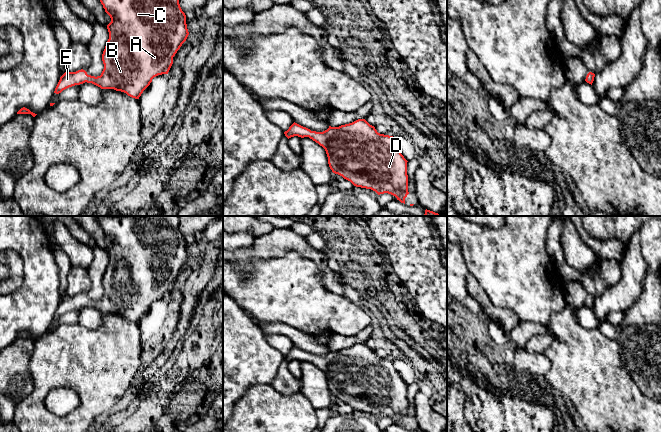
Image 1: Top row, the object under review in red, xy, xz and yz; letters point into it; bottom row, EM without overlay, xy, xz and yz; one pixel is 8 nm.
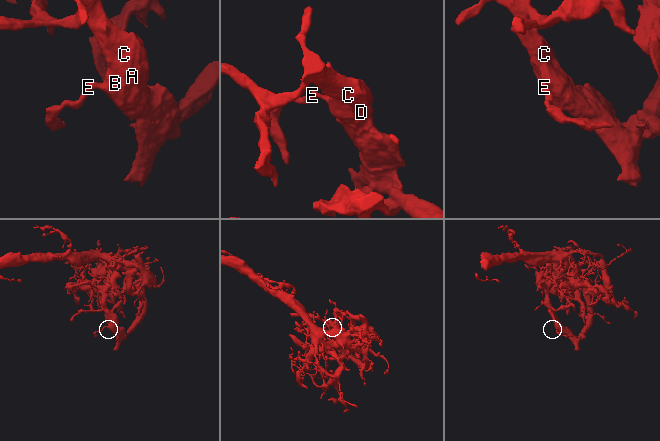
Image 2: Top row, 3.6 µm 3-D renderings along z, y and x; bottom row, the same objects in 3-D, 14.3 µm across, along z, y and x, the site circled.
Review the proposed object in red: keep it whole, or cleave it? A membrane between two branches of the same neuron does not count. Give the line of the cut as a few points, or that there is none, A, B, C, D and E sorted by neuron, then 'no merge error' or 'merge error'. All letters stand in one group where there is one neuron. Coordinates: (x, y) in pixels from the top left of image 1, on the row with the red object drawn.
cut none; groups A B C D E; no merge error

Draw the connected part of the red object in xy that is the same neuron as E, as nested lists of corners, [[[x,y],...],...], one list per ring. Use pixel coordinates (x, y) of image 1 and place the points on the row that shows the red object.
[[[100,0],[111,22],[107,25],[109,39],[102,54],[104,69],[100,76],[91,76],[83,69],[66,71],[54,93],[80,85],[92,83],[101,89],[114,89],[139,99],[143,91],[158,75],[168,74],[173,57],[186,41],[189,32],[186,15],[179,0]]]

